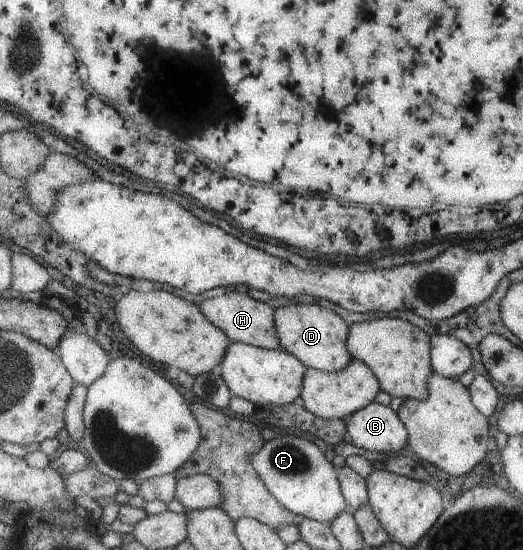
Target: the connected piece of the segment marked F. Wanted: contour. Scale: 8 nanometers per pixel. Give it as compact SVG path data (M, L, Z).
M278 434L268 442L263 441L262 448L250 456L250 464L266 490L288 512L324 524L349 509L340 492L334 466L326 460L323 452L306 438Z

